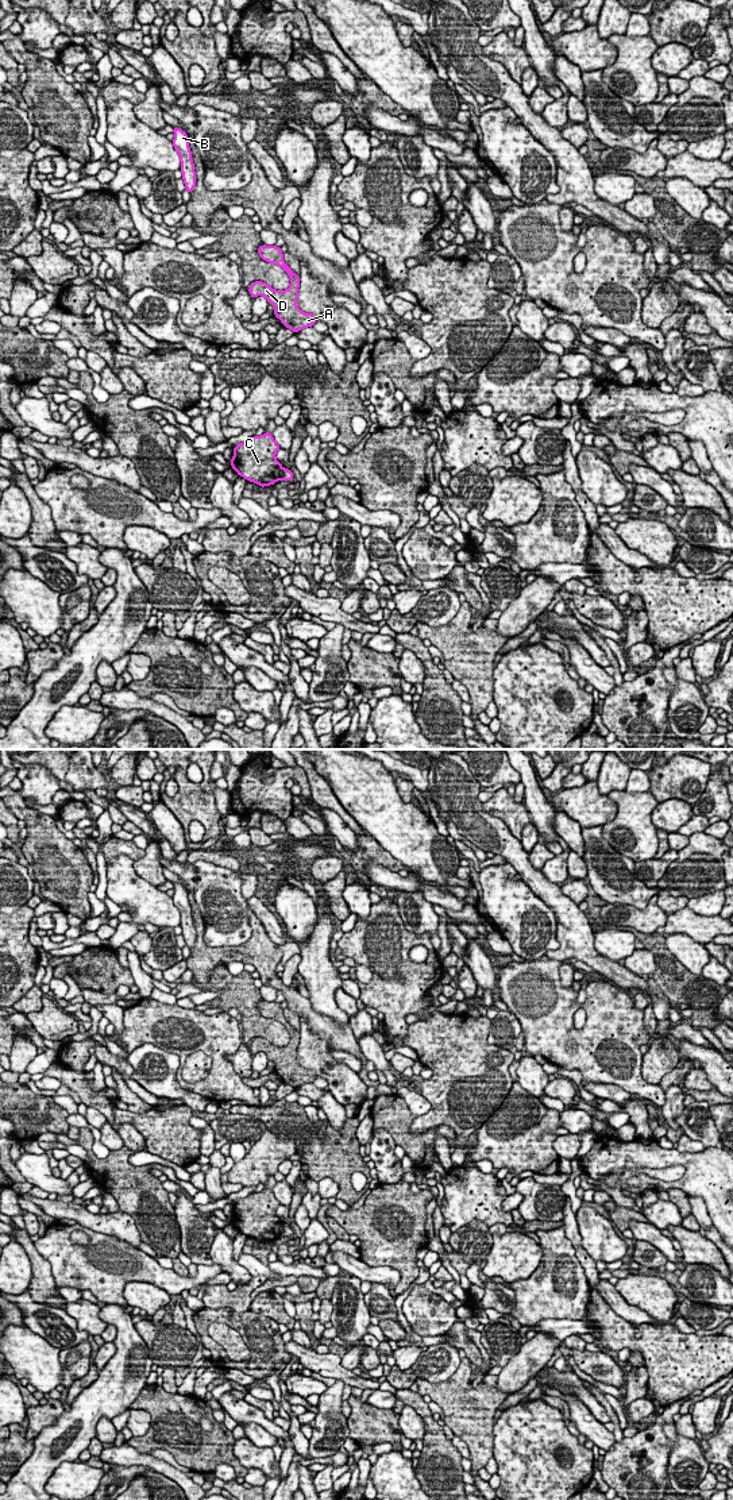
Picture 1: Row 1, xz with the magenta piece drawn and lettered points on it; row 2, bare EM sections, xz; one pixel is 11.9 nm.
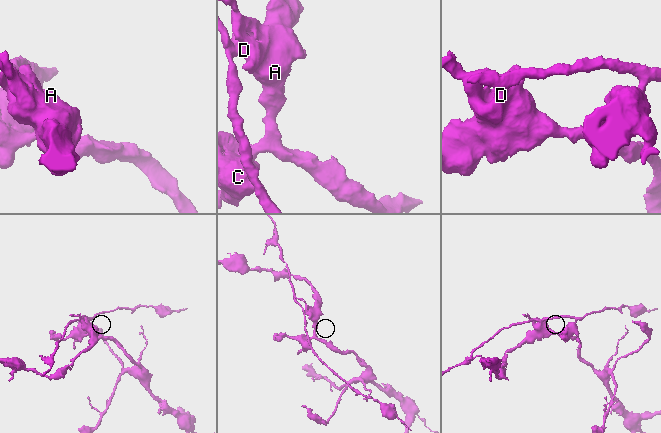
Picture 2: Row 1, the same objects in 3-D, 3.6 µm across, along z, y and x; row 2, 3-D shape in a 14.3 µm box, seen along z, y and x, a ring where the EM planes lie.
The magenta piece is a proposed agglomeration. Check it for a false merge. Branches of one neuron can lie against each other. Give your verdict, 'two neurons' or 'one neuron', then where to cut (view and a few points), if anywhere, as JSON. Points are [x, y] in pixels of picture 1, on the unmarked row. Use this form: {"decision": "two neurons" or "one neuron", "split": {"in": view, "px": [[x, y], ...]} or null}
{"decision": "two neurons", "split": {"in": "xz", "px": [[284, 1225], [280, 1236]]}}

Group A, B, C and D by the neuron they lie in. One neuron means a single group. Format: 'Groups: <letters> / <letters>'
Groups: A C D / B

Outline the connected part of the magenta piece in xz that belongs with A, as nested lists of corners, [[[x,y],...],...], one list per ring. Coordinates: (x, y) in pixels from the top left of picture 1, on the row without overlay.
[[[262,1000],[258,1003],[259,1013],[269,1019],[282,1023],[289,1034],[290,1041],[286,1046],[275,1046],[262,1037],[250,1041],[248,1048],[252,1054],[263,1052],[274,1065],[274,1072],[281,1076],[285,1084],[298,1088],[304,1084],[313,1083],[317,1075],[313,1069],[305,1069],[297,1063],[300,1032],[293,1029],[283,1017],[283,1009],[277,1002]]]

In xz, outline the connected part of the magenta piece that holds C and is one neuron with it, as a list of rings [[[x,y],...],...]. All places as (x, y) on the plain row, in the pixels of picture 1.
[[[265,1188],[234,1203],[231,1222],[239,1233],[261,1243],[274,1241],[281,1237],[283,1226],[275,1214],[279,1204],[273,1189]]]

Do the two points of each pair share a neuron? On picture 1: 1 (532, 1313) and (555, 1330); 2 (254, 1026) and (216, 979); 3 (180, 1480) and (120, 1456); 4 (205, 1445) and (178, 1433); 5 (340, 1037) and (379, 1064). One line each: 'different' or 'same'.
1: different
2: same
3: same
4: same
5: different

